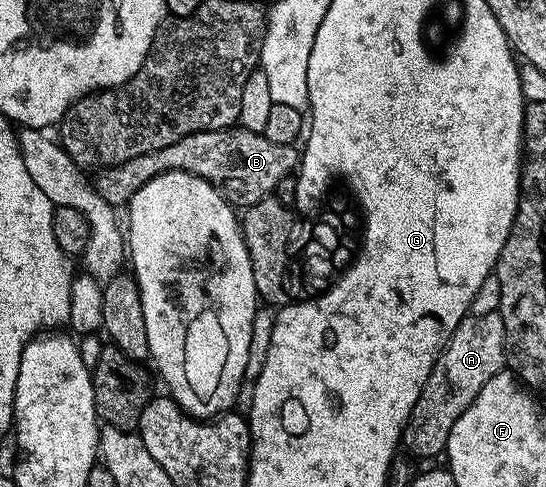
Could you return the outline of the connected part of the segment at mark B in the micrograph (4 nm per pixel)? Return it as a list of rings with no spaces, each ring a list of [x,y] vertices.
[[[241,128],[229,130],[205,130],[182,138],[168,148],[155,154],[136,156],[119,166],[107,166],[97,175],[96,187],[100,196],[116,208],[122,208],[130,197],[148,180],[152,180],[163,170],[187,170],[189,174],[200,176],[218,187],[227,199],[243,198],[243,203],[253,204],[260,198],[273,195],[278,180],[295,173],[300,166],[300,150],[297,145],[281,146],[272,144],[262,134],[248,132]]]

